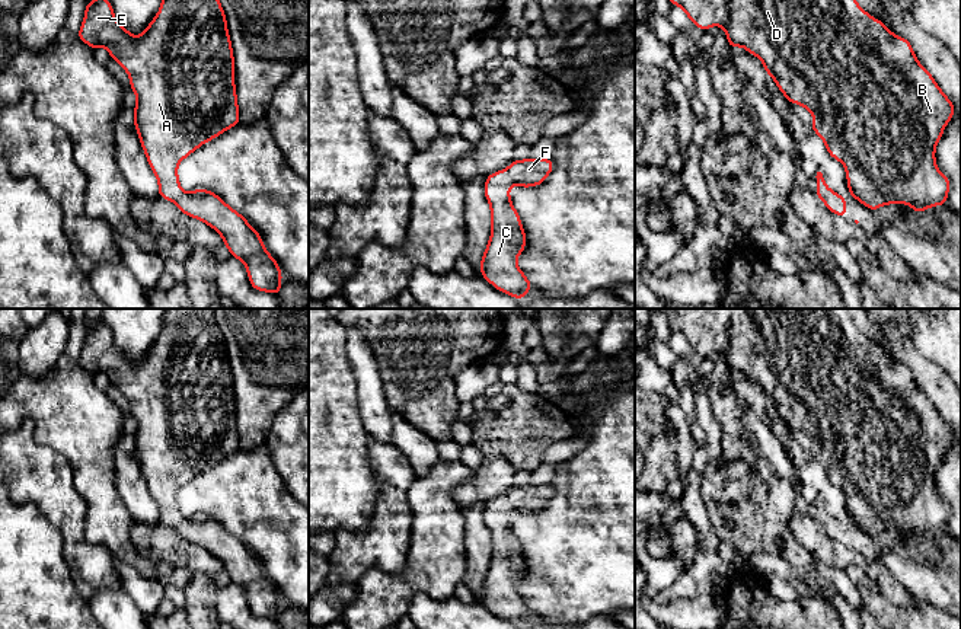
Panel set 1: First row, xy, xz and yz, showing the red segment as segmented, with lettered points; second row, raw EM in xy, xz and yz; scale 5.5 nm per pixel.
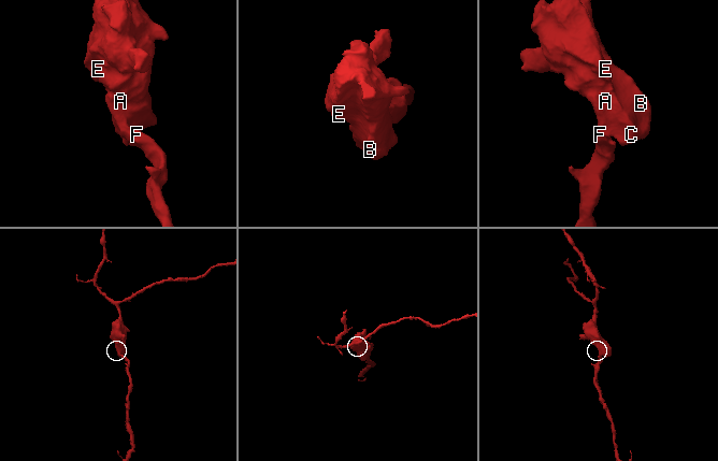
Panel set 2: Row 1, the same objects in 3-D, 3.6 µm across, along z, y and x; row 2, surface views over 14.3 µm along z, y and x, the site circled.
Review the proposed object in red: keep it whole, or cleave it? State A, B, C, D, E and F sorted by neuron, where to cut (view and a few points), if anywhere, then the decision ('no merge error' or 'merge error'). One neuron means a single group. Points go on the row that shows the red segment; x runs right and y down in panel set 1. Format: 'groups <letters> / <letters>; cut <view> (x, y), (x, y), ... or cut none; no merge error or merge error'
groups A B C D E F; cut none; no merge error

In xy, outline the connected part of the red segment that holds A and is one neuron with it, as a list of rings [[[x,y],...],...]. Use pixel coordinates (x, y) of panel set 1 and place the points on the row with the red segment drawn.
[[[108,0],[86,3],[77,36],[90,48],[105,47],[111,58],[130,76],[137,95],[134,125],[147,162],[159,181],[159,197],[204,221],[223,237],[230,255],[248,269],[258,291],[281,293],[278,262],[266,252],[259,233],[218,195],[207,189],[185,192],[179,185],[178,165],[204,143],[237,125],[234,58],[224,10],[218,0],[162,0],[160,10],[140,35],[131,35],[115,17]]]

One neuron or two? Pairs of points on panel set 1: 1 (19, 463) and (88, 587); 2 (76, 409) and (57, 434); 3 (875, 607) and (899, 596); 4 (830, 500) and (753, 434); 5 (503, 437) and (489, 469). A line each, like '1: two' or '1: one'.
1: one
2: one
3: two
4: one
5: two

